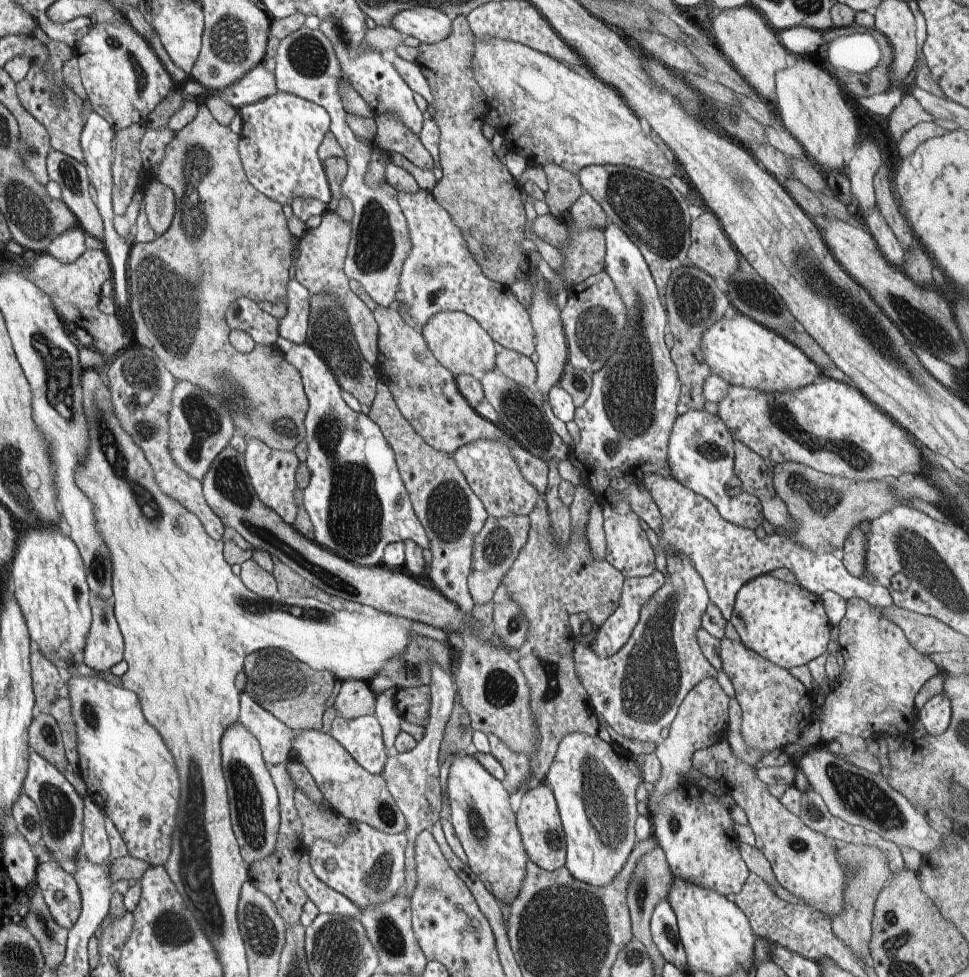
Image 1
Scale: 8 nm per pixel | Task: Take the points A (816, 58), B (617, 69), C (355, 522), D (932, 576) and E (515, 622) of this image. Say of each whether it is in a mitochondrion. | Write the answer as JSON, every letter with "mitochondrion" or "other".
{"A":"other","B":"other","C":"mitochondrion","D":"mitochondrion","E":"mitochondrion"}

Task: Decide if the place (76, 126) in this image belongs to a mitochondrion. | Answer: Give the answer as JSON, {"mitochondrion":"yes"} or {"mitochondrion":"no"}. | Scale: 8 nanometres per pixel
{"mitochondrion":"no"}

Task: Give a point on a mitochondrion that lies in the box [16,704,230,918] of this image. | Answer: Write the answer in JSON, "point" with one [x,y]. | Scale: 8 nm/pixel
{"point":[59,810]}

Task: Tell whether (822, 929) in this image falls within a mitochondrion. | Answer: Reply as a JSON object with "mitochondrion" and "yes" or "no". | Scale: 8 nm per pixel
{"mitochondrion":"no"}

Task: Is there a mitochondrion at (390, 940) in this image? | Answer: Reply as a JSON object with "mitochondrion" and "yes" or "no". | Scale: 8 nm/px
{"mitochondrion":"yes"}

